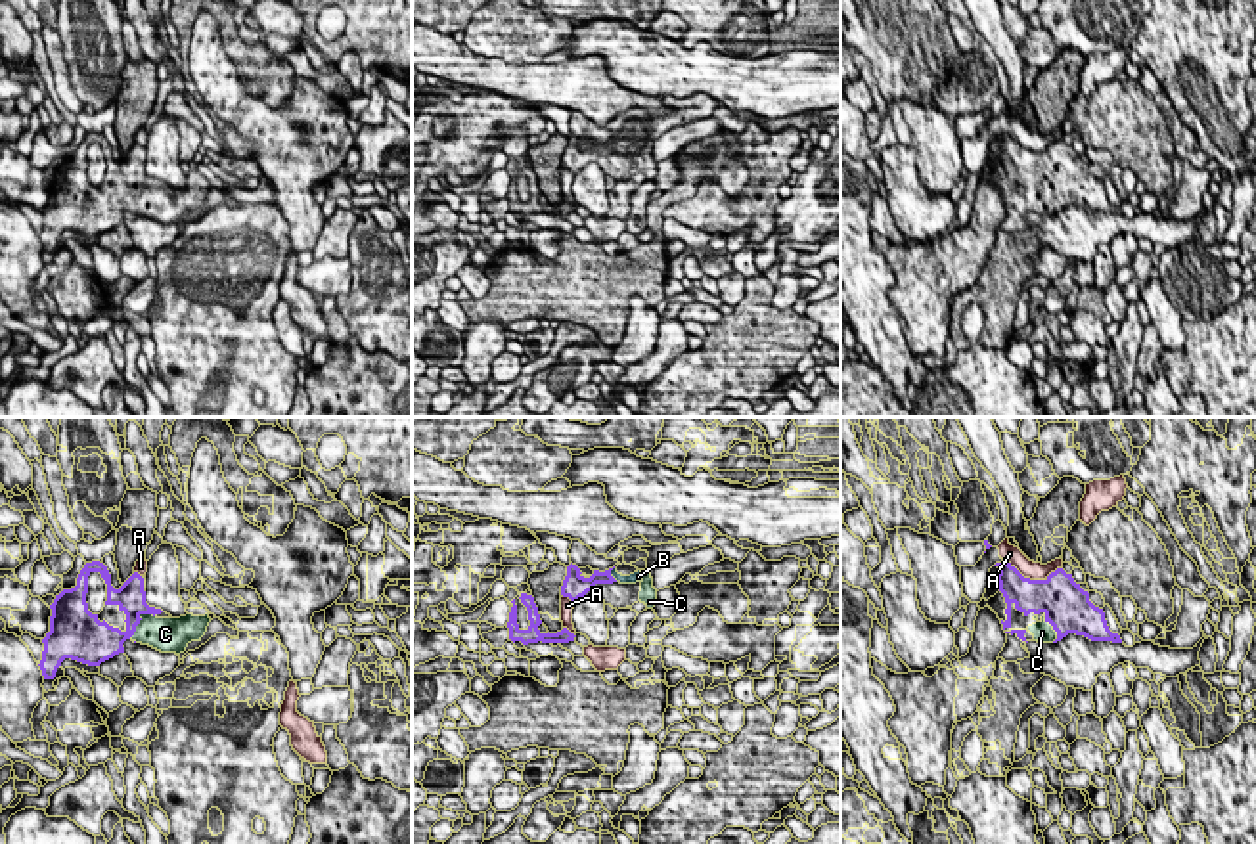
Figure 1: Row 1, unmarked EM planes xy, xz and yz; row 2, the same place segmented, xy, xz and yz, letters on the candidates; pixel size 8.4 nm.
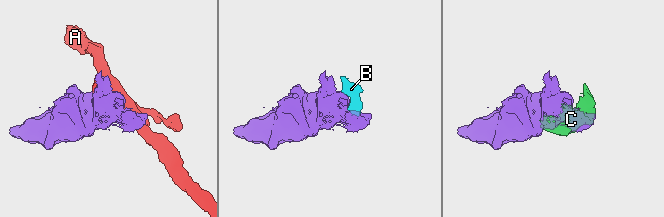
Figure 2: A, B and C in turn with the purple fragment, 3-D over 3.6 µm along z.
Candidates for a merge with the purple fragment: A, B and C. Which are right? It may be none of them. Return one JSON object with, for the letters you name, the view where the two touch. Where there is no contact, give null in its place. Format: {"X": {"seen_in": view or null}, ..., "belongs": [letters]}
{"B": {"seen_in": "xz"}, "C": {"seen_in": "xy"}, "belongs": ["B", "C"]}

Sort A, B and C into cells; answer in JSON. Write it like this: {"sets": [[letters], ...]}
{"sets": [["A"], ["B", "C"]]}

